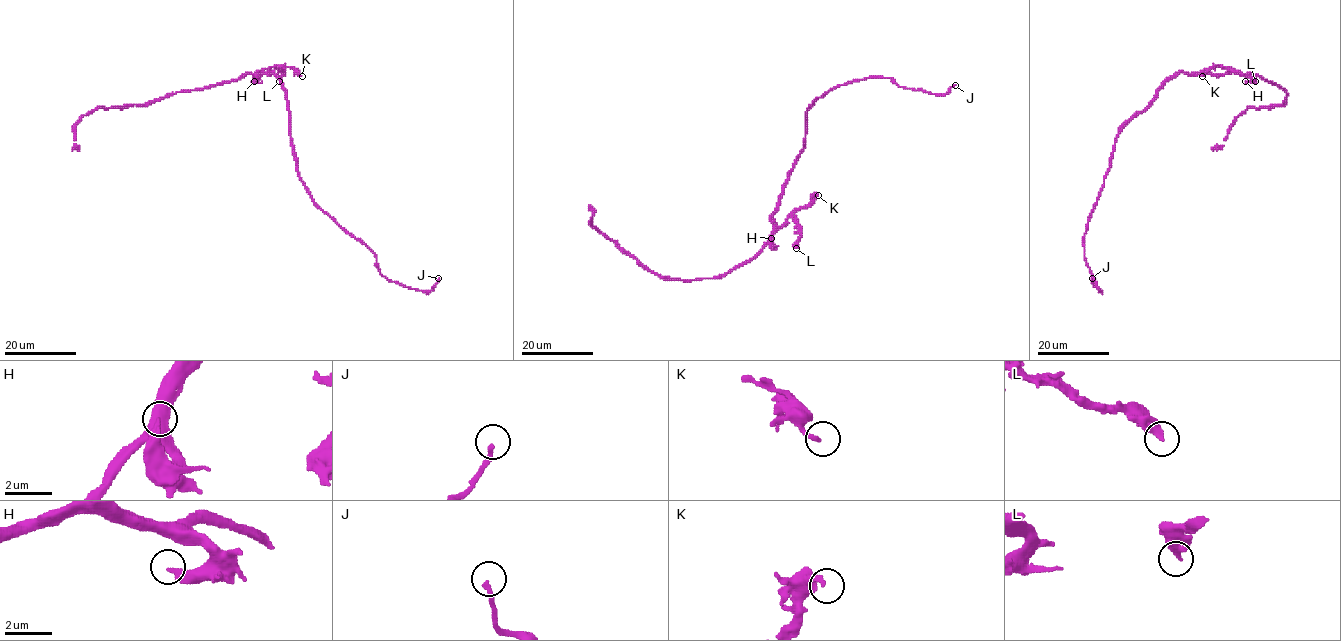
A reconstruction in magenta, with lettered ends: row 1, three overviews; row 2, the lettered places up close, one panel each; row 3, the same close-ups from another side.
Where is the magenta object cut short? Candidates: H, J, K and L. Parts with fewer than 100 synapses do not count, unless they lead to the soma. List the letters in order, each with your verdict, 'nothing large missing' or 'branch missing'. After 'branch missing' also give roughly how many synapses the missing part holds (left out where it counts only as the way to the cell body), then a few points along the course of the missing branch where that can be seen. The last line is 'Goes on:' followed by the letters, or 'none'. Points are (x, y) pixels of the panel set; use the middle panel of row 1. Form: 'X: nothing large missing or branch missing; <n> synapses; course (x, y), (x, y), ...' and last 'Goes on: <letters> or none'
H: branch missing; 160 synapses; course (771, 238), (780, 219), (789, 221), (806, 217), (822, 202), (832, 202)
J: nothing large missing
K: nothing large missing
L: nothing large missing
Goes on: H

